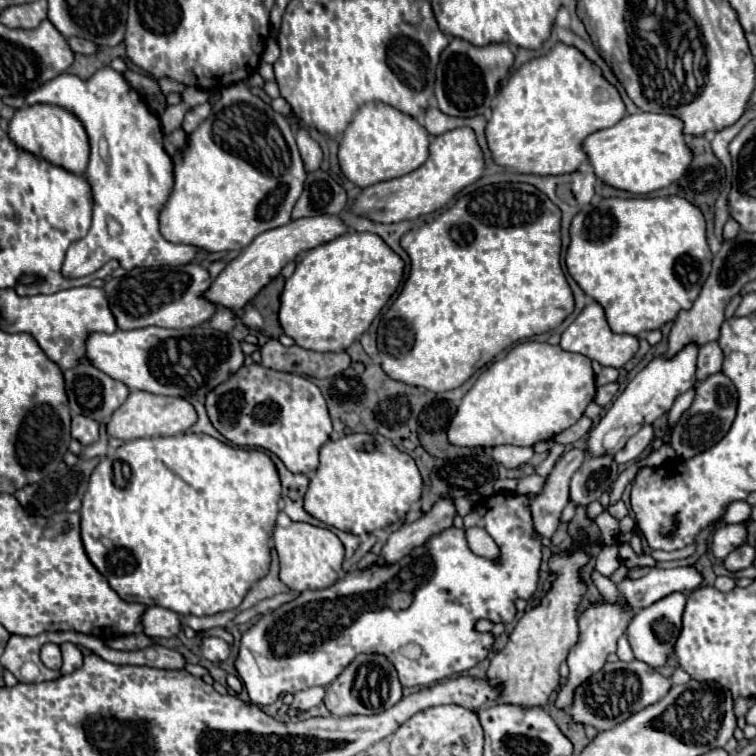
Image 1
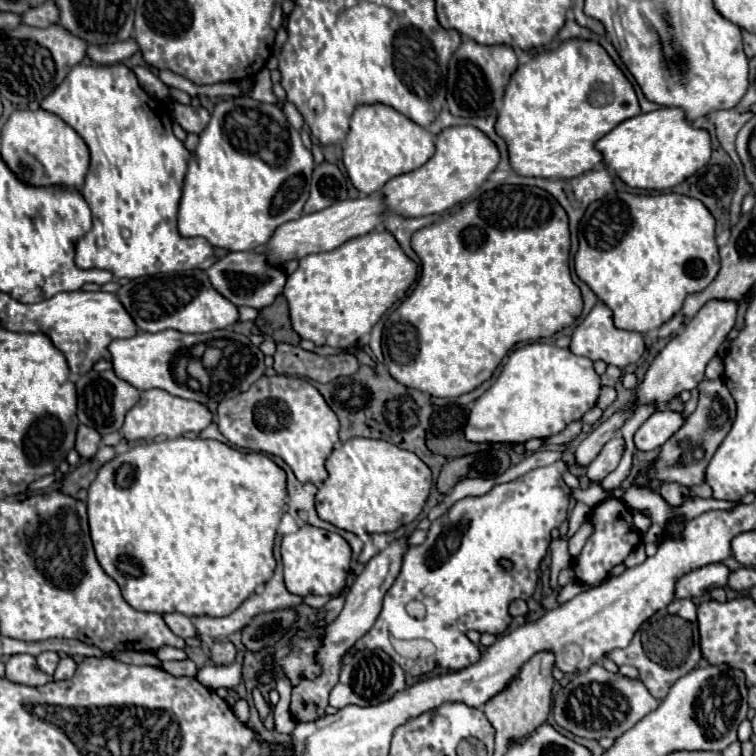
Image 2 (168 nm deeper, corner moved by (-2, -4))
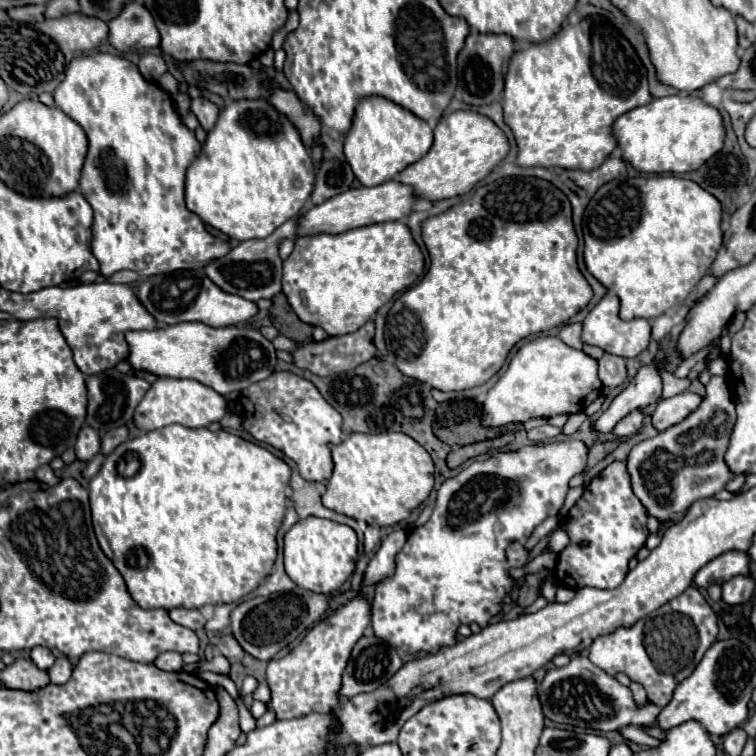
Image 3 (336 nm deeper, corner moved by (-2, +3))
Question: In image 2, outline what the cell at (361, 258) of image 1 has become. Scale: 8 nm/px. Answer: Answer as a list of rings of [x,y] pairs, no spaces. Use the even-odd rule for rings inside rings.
[[[373,230],[365,236],[347,240],[339,248],[321,254],[309,254],[299,260],[299,266],[293,274],[287,276],[283,296],[289,302],[289,316],[293,330],[319,346],[327,344],[333,348],[345,348],[361,340],[371,332],[373,324],[391,308],[397,300],[405,298],[409,286],[417,278],[417,264],[401,250],[395,236],[387,230]]]

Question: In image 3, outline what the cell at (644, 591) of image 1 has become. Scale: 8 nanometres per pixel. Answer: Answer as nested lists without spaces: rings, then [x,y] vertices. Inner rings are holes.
[[[727,551],[701,567],[693,583],[697,587],[709,587],[713,583],[725,583],[735,575],[749,575],[749,555],[741,551]]]

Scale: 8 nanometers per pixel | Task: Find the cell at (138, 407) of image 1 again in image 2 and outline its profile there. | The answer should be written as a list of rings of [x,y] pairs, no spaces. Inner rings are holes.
[[[145,390],[141,392],[141,400],[127,412],[125,424],[123,424],[123,436],[127,440],[153,440],[159,436],[165,438],[179,438],[185,434],[199,434],[213,422],[213,414],[205,404],[199,404],[195,400],[183,400],[179,396],[171,396],[163,390]]]

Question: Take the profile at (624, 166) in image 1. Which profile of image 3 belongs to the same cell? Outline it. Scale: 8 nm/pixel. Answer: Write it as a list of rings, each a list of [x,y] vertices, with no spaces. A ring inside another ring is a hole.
[[[671,95],[653,99],[643,107],[623,113],[613,123],[613,137],[617,139],[617,145],[623,153],[623,161],[631,163],[639,173],[687,173],[699,169],[707,159],[711,159],[717,151],[721,151],[725,129],[721,113],[715,107],[703,103],[695,95]]]

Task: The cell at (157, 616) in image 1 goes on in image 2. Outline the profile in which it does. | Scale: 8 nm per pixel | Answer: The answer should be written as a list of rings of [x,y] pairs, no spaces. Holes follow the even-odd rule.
[[[173,612],[173,614],[165,614],[165,624],[171,628],[171,632],[175,632],[181,638],[193,638],[197,636],[197,628],[193,624],[193,620],[185,614]]]

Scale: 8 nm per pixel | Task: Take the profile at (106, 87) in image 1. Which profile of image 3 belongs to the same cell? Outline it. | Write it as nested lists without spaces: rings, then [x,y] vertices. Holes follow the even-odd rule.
[[[109,53],[75,57],[65,73],[65,79],[55,89],[53,99],[63,113],[83,127],[89,139],[79,191],[93,207],[89,247],[101,265],[101,275],[109,277],[117,271],[131,269],[141,277],[149,277],[177,269],[199,269],[229,253],[231,247],[213,237],[205,229],[205,223],[185,207],[185,171],[197,157],[201,145],[195,139],[195,133],[181,123],[171,97],[157,83],[145,81],[135,63],[121,55]]]

